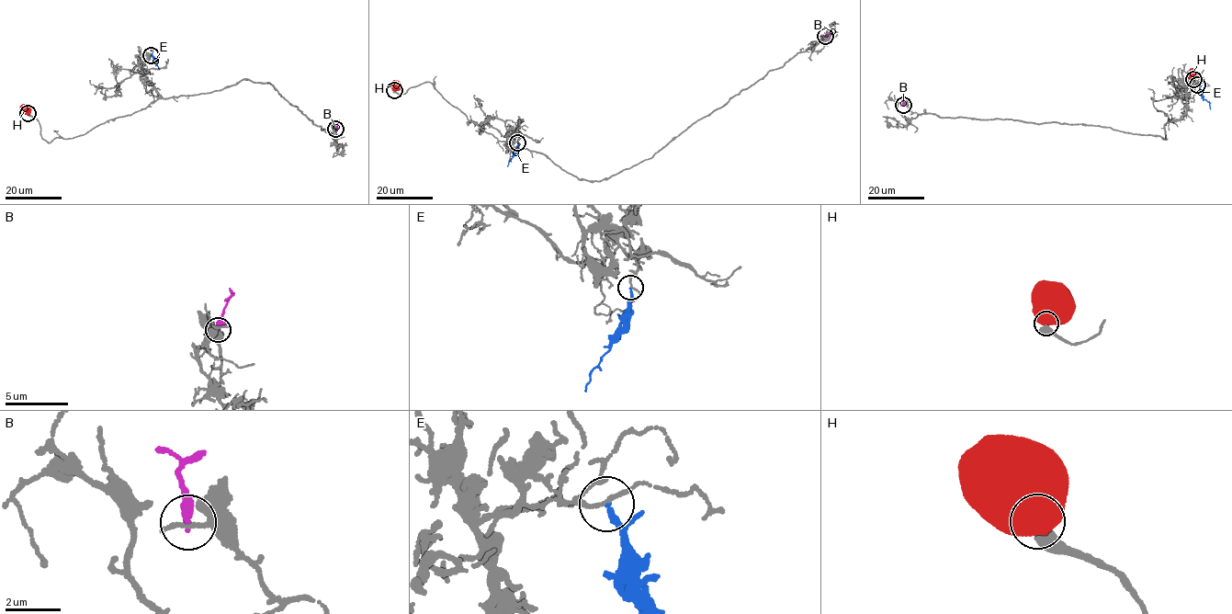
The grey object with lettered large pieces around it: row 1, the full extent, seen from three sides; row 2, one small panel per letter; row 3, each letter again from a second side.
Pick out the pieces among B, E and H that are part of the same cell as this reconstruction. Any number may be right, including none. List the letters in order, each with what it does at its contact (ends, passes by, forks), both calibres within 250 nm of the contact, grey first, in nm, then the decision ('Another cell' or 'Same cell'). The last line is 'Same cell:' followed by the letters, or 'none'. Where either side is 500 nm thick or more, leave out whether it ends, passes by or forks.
B: It ends there. Thickness 200 nm (grey) against 360 nm. Another cell
E: It passes by. Thickness 110 nm (grey) against 150 nm. Another cell
H: Thickness 500 nm (grey) against 700 nm. Same cell
Same cell: H

